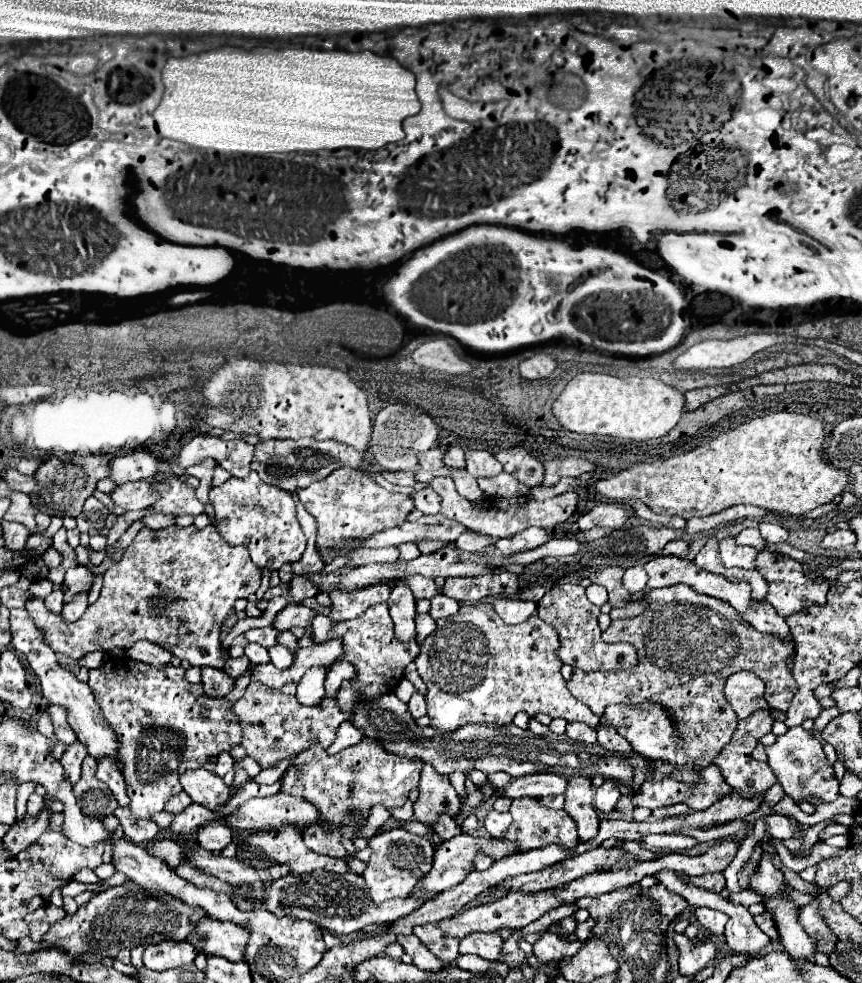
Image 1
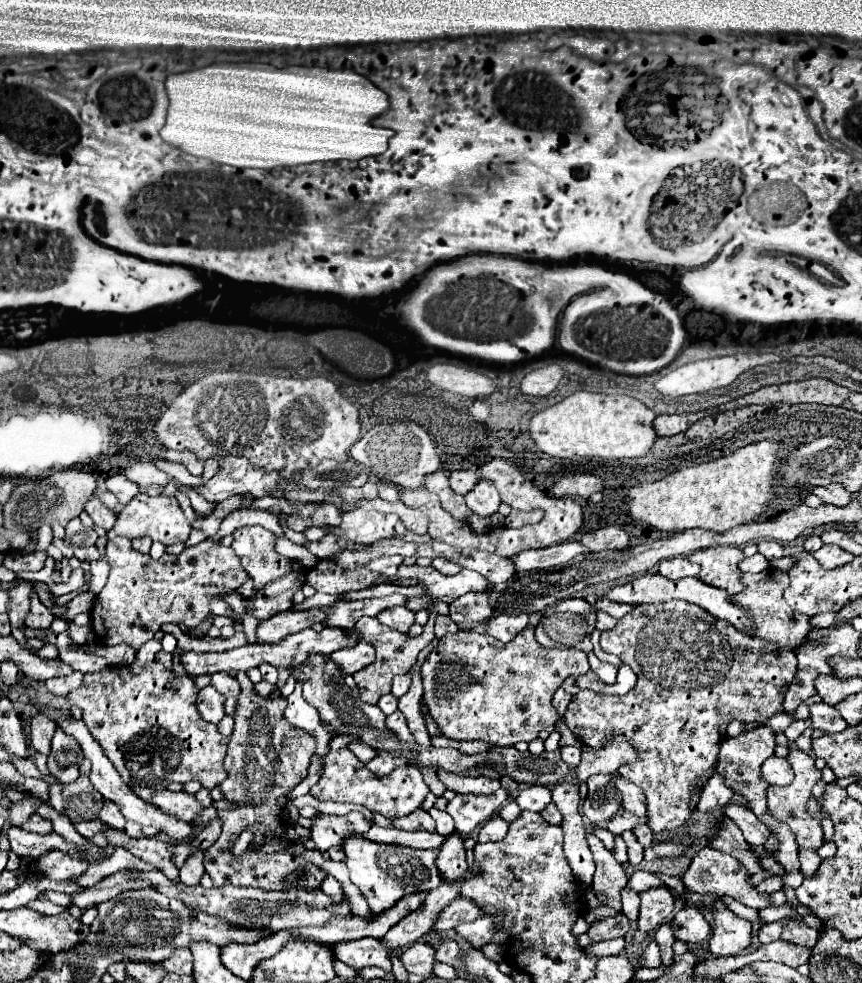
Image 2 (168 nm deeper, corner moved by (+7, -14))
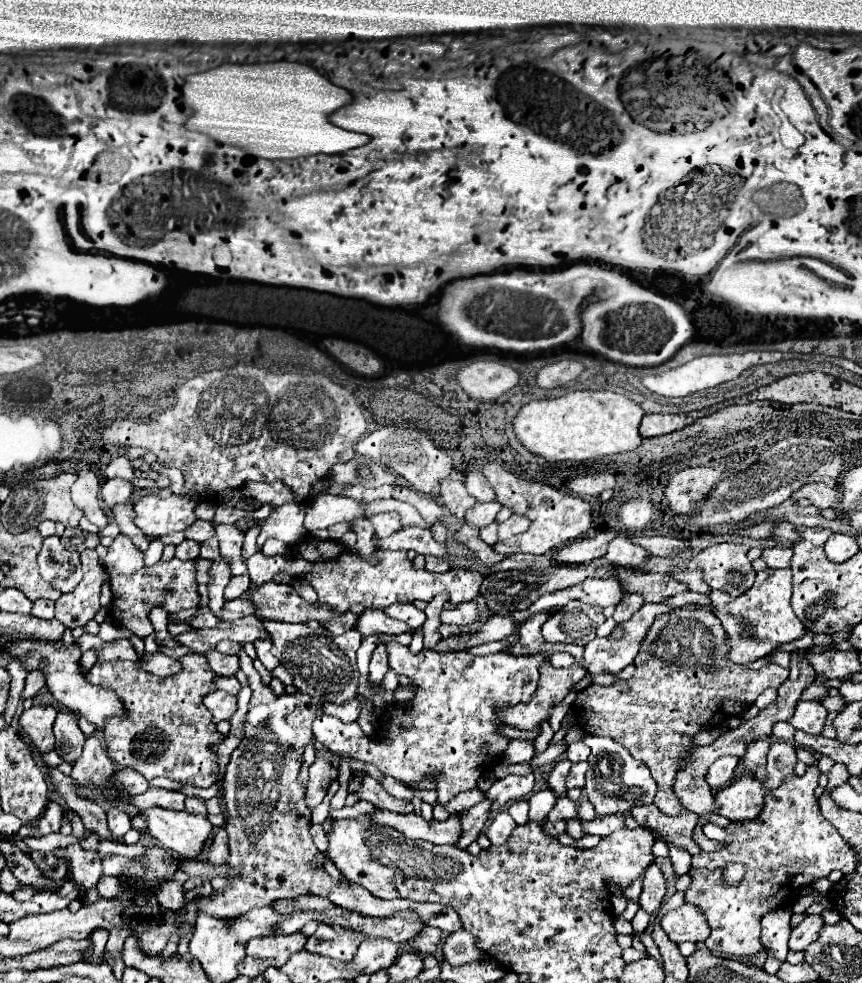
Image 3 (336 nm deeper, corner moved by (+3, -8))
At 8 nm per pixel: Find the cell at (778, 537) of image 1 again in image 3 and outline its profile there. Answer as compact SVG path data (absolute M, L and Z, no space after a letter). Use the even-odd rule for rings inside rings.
M772 546L762 552L762 558L766 560L768 568L788 568L790 556L792 556L790 546Z

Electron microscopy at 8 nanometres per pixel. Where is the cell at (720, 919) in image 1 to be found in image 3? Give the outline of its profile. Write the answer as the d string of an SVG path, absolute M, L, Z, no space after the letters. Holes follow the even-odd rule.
M682 904L678 910L670 910L662 918L662 928L672 942L704 942L710 934L706 916L696 904Z

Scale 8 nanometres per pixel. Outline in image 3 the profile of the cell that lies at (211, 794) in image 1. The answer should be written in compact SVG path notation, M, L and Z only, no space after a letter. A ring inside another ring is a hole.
M150 786L144 794L132 796L130 800L134 802L136 810L144 810L144 808L150 808L150 806L162 806L162 808L170 808L170 810L184 810L186 796L182 792Z

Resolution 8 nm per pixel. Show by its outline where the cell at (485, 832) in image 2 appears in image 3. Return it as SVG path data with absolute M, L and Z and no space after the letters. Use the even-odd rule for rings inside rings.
M502 810L502 812L498 812L494 816L490 826L486 828L486 836L490 838L492 844L504 844L508 840L508 836L510 836L514 826L516 826L516 822L512 820L512 816L506 810Z

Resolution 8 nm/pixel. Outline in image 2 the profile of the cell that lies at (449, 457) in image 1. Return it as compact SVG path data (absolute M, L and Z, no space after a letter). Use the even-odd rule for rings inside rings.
M456 470L450 474L450 486L458 492L458 494L468 494L468 490L472 490L478 484L478 474L472 470Z

